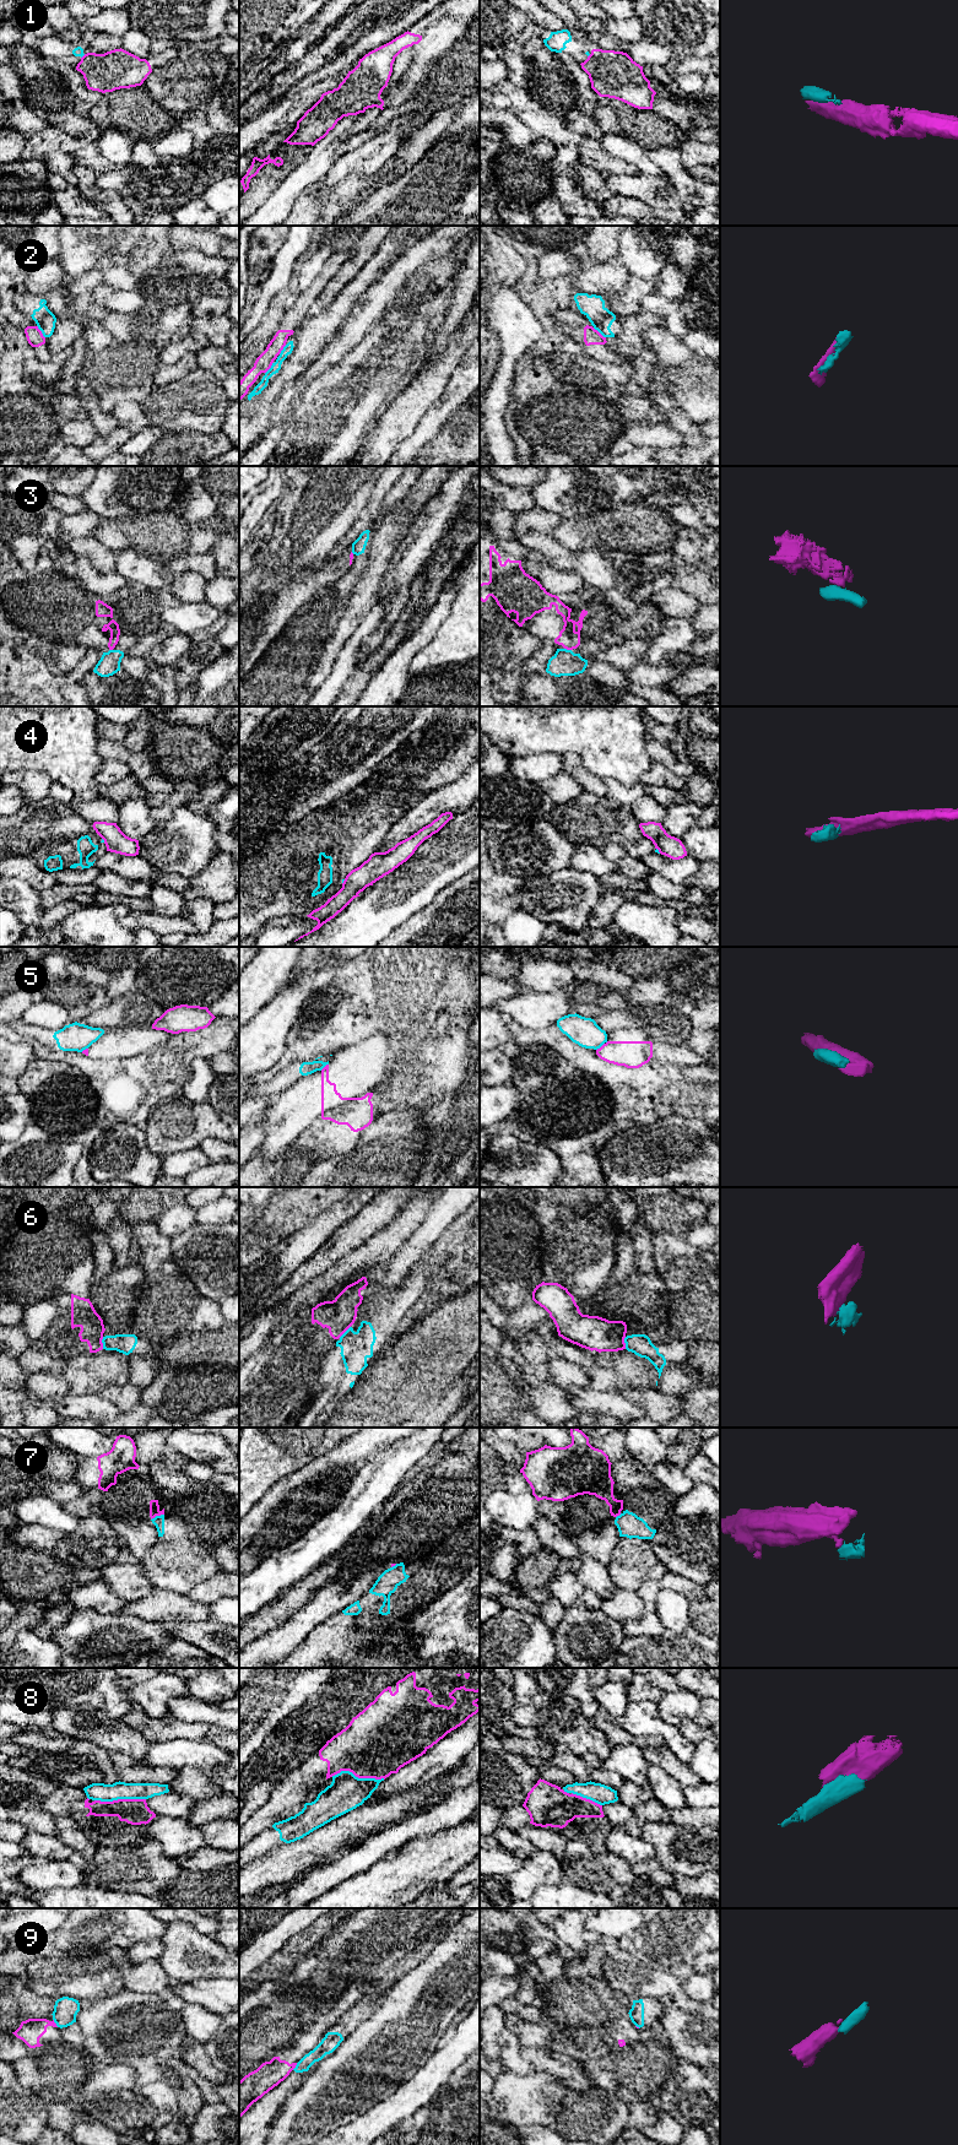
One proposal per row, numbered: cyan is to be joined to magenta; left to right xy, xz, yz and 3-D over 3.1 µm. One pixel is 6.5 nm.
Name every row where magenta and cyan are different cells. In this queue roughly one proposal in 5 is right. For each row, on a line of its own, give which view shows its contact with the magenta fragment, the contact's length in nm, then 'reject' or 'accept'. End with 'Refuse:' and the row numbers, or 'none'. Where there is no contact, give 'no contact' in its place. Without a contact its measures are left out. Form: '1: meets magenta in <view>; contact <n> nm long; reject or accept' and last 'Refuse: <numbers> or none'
1: meets magenta in xy; contact 40 nm long; reject
2: meets magenta in yz; contact 110 nm long; reject
3: meets magenta in yz; contact 50 nm long; reject
4: meets magenta in yz; contact 50 nm long; reject
5: meets magenta in yz; contact 80 nm long; reject
6: meets magenta in xy; contact 80 nm long; reject
7: meets magenta in xy; contact 100 nm long; reject
8: meets magenta in xz; contact 360 nm long; reject
9: meets magenta in xy; contact 70 nm long; reject
Refuse: 1, 2, 3, 4, 5, 6, 7, 8, 9

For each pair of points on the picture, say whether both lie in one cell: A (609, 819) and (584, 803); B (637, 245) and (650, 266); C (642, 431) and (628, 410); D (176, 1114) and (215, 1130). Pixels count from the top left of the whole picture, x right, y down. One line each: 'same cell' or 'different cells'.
A: same cell
B: same cell
C: different cells
D: same cell

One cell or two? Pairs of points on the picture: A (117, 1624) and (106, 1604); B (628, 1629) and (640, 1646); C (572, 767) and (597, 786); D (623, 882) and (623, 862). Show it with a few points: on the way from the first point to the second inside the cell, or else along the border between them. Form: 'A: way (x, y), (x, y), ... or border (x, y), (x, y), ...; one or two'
A: border (81, 1608), (92, 1608), (102, 1613), (118, 1612); two
B: border (662, 1634), (658, 1636), (624, 1637); two
C: way (578, 773), (591, 783); one
D: border (618, 871), (637, 881); two

